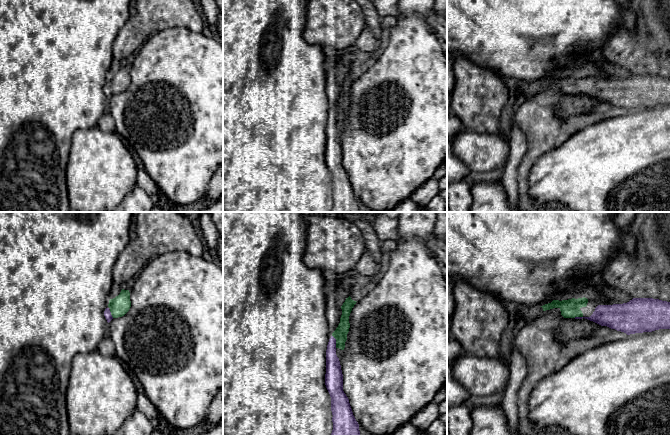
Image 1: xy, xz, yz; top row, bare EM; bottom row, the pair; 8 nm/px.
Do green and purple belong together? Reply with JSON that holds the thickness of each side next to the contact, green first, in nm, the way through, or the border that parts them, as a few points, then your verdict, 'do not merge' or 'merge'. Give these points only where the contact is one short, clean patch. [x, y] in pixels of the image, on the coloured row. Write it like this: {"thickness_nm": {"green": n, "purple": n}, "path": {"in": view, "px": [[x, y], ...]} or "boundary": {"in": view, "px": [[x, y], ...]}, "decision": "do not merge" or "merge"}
{"thickness_nm": {"green": 110, "purple": 130}, "path": {"in": "xz", "px": [[340, 334], [336, 341], [332, 345], [333, 368]]}, "decision": "merge"}

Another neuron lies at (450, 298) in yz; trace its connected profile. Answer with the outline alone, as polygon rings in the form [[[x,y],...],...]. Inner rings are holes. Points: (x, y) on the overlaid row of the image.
[[[453,293],[447,294],[447,316],[451,317],[454,311],[455,302]]]

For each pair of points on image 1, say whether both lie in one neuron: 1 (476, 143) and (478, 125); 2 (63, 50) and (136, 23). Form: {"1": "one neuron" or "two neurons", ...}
{"1": "two neurons", "2": "two neurons"}

